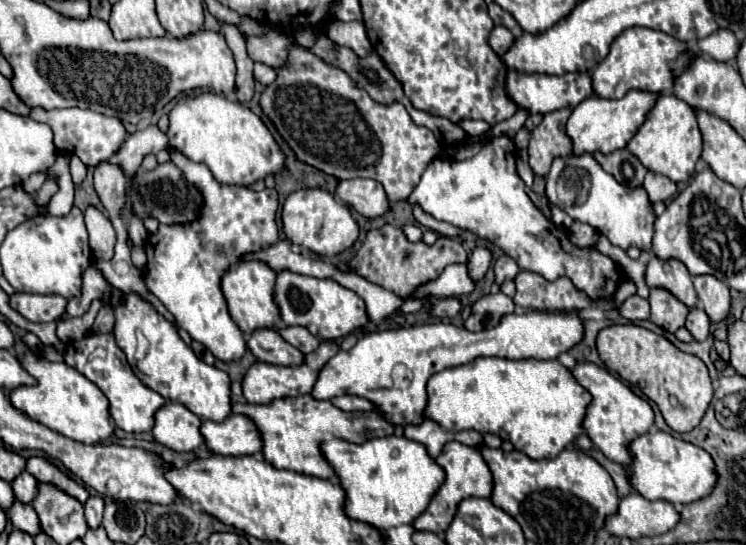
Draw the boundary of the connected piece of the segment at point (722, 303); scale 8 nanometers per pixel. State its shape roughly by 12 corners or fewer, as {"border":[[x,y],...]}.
{"border":[[694,276],[700,304],[712,322],[728,318],[730,290],[714,276]]}

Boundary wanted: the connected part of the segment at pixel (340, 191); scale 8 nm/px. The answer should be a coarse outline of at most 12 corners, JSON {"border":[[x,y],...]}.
{"border":[[342,180],[336,198],[366,218],[392,210],[376,180]]}

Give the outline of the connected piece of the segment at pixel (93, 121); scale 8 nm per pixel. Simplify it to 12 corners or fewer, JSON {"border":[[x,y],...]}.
{"border":[[34,108],[60,152],[96,166],[126,138],[120,118]]}

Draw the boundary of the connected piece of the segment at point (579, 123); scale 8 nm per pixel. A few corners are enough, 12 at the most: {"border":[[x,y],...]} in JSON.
{"border":[[590,96],[566,124],[574,154],[626,148],[658,96]]}

